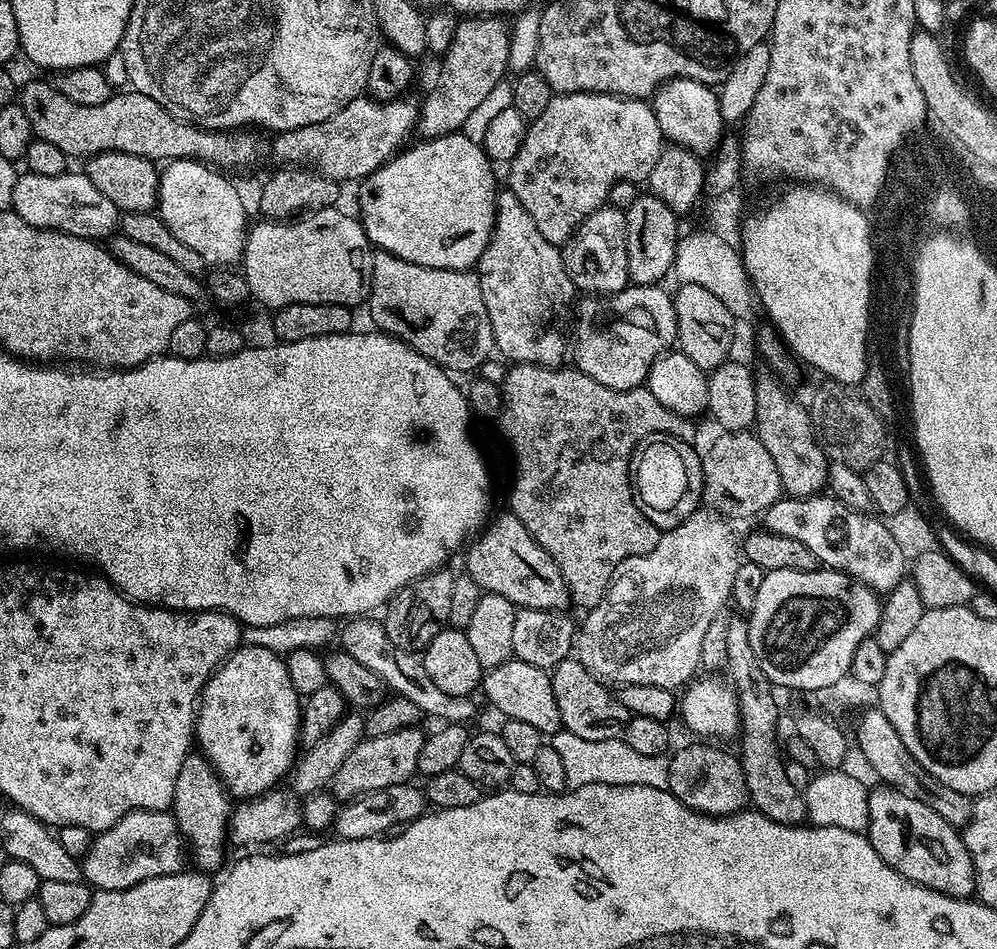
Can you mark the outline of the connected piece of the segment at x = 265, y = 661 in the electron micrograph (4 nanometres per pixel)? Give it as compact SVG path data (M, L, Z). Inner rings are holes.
M253 644L241 646L226 657L224 663L216 669L213 676L208 679L204 687L203 694L200 695L200 702L196 710L196 730L194 733L195 743L198 745L199 751L210 761L212 768L220 775L220 781L224 783L224 787L232 798L247 798L249 796L261 796L264 792L269 792L271 788L277 787L281 783L280 779L287 777L291 773L297 759L296 744L301 743L300 738L300 713L302 711L302 698L294 690L294 686L290 682L290 674L284 665L284 657L274 654L270 650L262 650Z

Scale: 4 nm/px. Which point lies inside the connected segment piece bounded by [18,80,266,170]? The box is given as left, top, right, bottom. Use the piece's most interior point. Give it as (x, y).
(128, 122)

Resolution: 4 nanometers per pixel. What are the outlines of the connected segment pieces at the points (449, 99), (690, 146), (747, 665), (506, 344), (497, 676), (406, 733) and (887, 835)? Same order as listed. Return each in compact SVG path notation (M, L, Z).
M468 14L463 17L456 25L456 33L452 39L452 45L448 47L448 51L443 53L442 59L444 60L440 64L440 73L436 76L436 85L429 90L424 96L424 104L419 105L420 118L418 121L418 132L421 132L421 137L431 138L433 136L447 136L449 132L460 132L464 127L466 118L472 113L473 110L477 108L479 103L486 98L486 94L490 94L490 90L494 90L494 86L498 86L505 79L504 71L508 68L508 55L512 52L512 36L508 33L507 19L501 18L496 14Z
M690 78L667 80L656 89L650 103L665 141L682 146L701 158L711 157L720 147L726 121L719 109L717 93L709 85Z
M729 615L727 621L726 672L732 687L736 689L736 698L740 701L738 755L742 770L746 774L746 790L751 807L774 822L803 825L808 818L804 794L787 777L788 764L782 755L782 744L781 741L780 744L776 741L776 727L780 724L780 708L772 697L774 685L766 678L758 662L758 654L754 654L754 646L750 646L747 619L743 615L741 617Z
M500 190L496 193L496 217L490 242L486 250L482 250L474 271L482 286L482 302L486 302L486 314L490 318L495 351L501 352L499 355L512 364L561 367L565 363L564 340L560 337L559 330L552 325L552 312L562 311L564 304L571 302L572 295L577 295L578 289L570 282L570 274L566 274L561 249L542 238L538 226L534 226L534 218L526 214L526 206L518 202L511 190Z
M515 658L507 660L502 666L487 669L483 673L483 692L485 698L501 712L501 717L526 722L548 738L563 729L562 714L558 714L558 701L554 698L552 677L543 668L530 666L530 662L522 662Z
M423 727L397 730L395 734L386 734L382 738L369 736L354 746L354 751L346 757L346 762L338 766L338 774L334 774L330 791L337 801L357 800L362 794L370 794L370 790L382 790L382 786L398 786L409 783L417 775L418 754L422 754L422 744L426 737Z
M876 786L868 793L868 840L902 878L918 882L959 900L969 899L976 890L974 862L964 845L964 837L946 818L934 814L918 796L902 794L887 786Z

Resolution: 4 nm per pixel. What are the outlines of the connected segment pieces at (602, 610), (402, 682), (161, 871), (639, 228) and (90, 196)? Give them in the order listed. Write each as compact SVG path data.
M697 510L683 524L661 531L658 546L641 556L626 558L612 572L608 590L599 604L587 613L578 628L575 655L594 677L609 686L633 684L652 688L683 689L701 667L702 641L710 622L721 615L724 603L736 584L736 571L742 565L738 540L732 537L727 519L718 512Z
M352 618L348 624L339 629L338 644L354 662L362 662L366 670L374 670L382 682L386 682L389 689L397 696L410 698L410 702L416 703L418 710L422 710L425 717L437 716L440 722L449 724L469 723L468 719L476 712L475 699L472 696L455 696L445 694L434 681L430 679L430 674L426 674L426 666L423 659L415 652L402 650L402 646L394 646L390 634L386 634L383 623L376 618Z
M138 810L126 814L106 831L95 833L90 850L84 855L82 861L83 879L93 889L102 892L126 890L130 886L138 886L138 882L146 882L146 878L162 878L166 874L181 871L185 867L184 860L186 864L186 852L182 847L182 837L171 811Z
M651 194L637 195L634 206L625 211L626 218L626 266L628 278L633 285L661 283L664 275L673 271L676 263L676 243L681 238L682 229L676 225L678 213L670 210L662 198Z
M75 170L54 174L54 178L29 171L17 175L11 211L16 212L22 222L30 222L30 226L49 228L51 232L64 232L67 236L81 236L97 242L117 231L122 215L114 202L110 202L110 198L106 198L94 182L90 182L87 174Z

